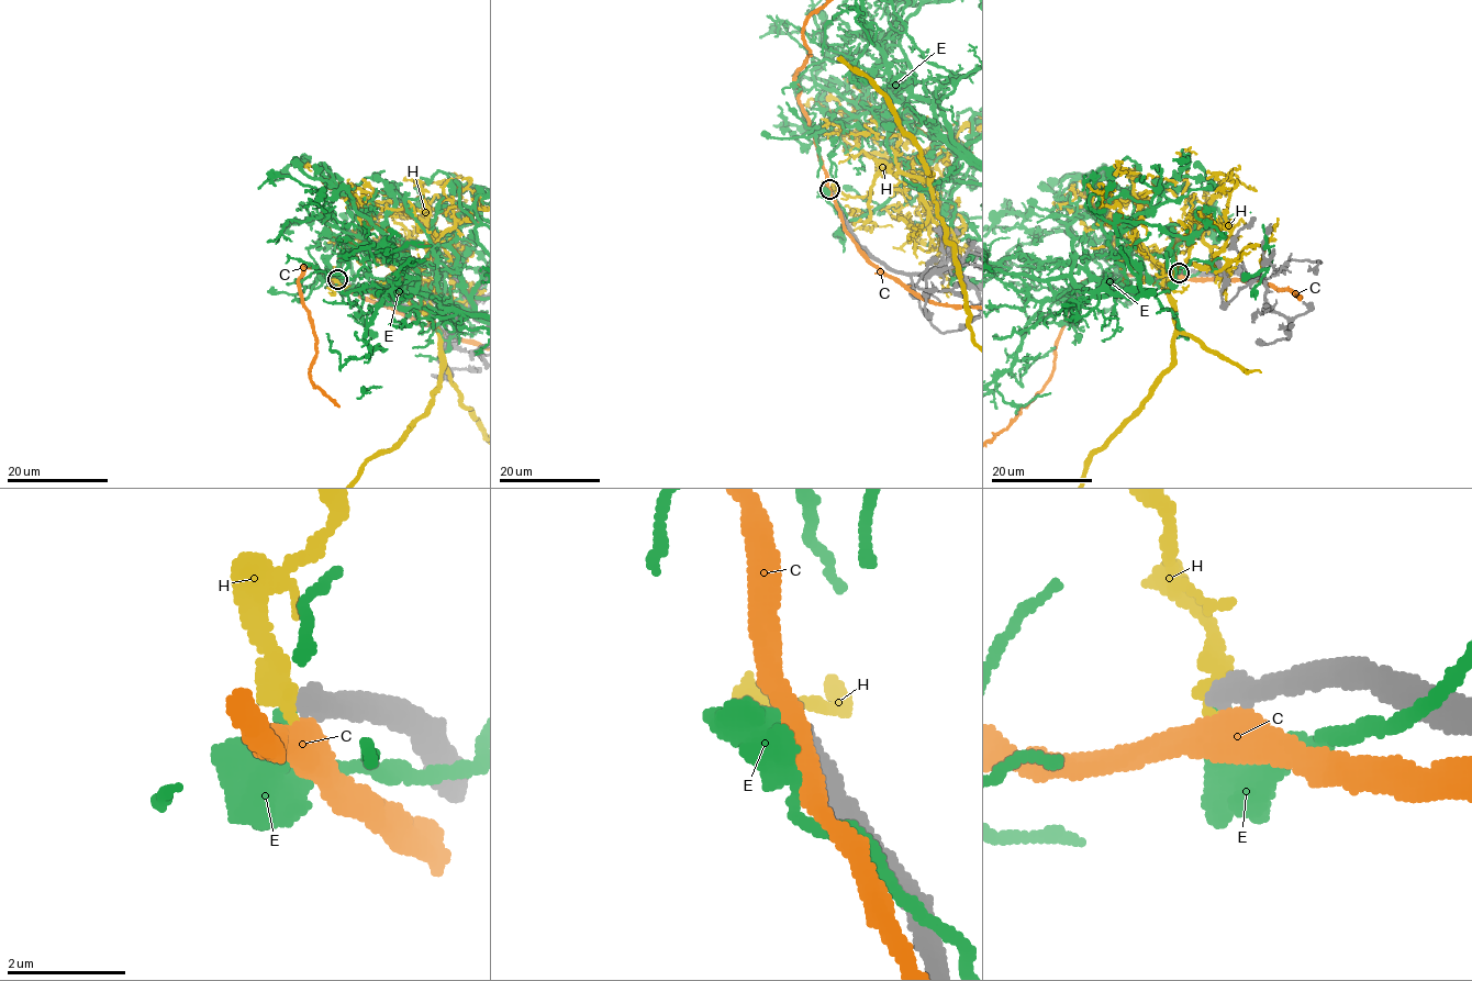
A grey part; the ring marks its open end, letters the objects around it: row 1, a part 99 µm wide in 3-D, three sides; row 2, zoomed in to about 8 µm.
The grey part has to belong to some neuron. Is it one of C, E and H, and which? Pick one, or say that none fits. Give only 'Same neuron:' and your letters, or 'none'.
Same neuron: none

